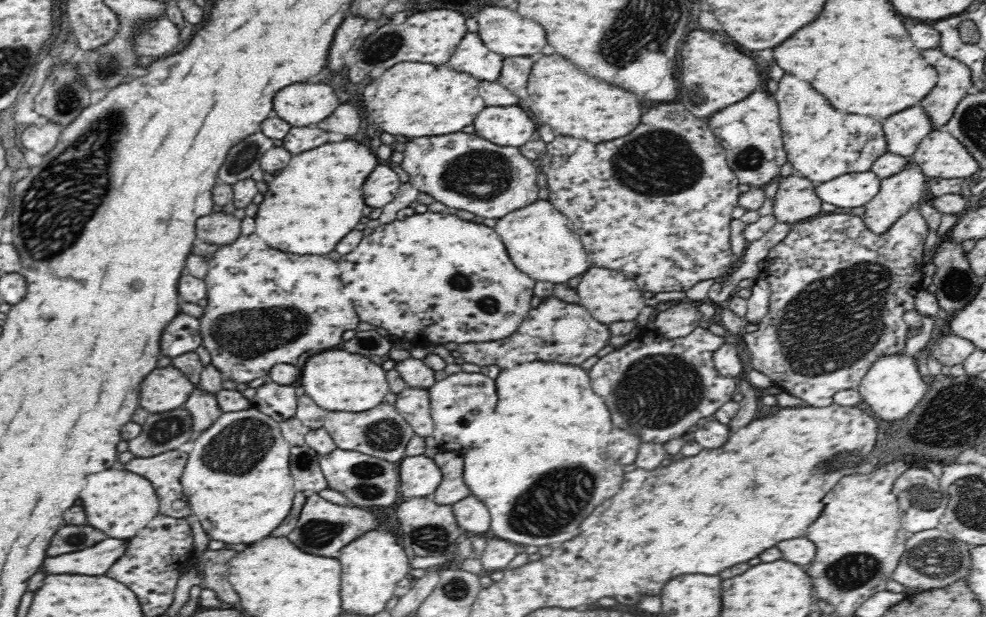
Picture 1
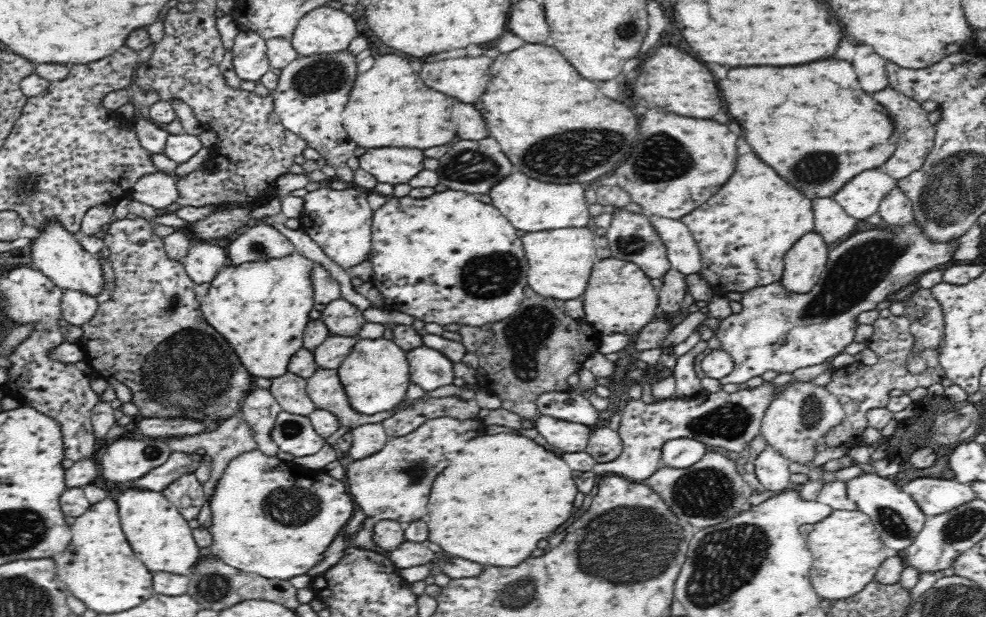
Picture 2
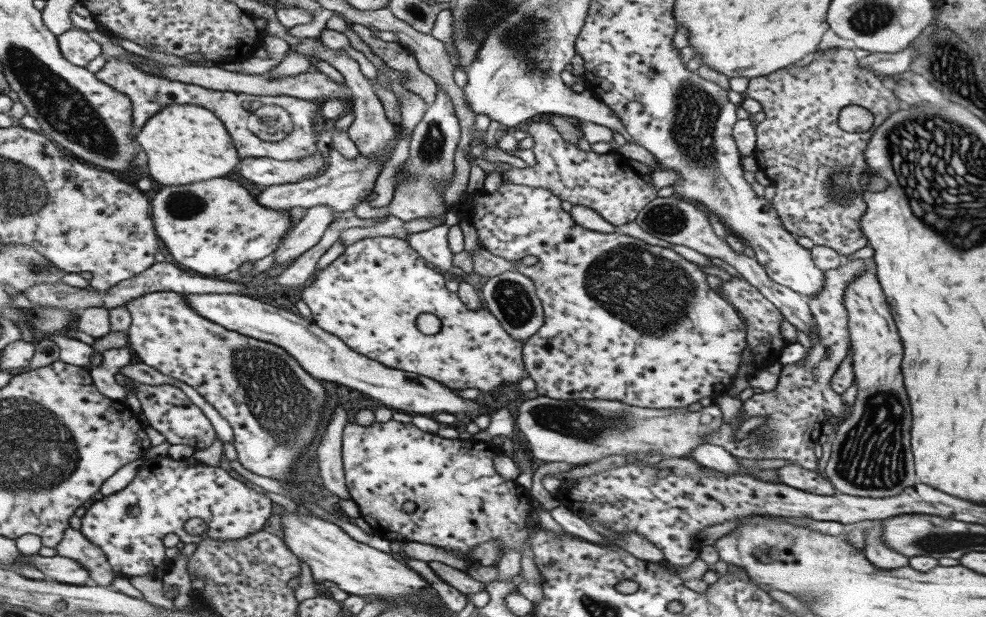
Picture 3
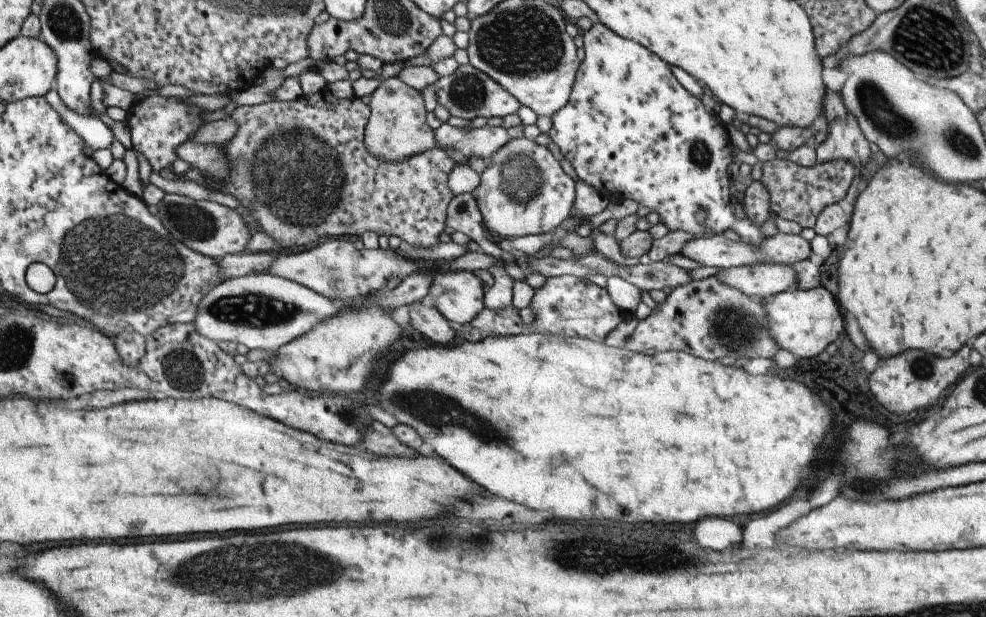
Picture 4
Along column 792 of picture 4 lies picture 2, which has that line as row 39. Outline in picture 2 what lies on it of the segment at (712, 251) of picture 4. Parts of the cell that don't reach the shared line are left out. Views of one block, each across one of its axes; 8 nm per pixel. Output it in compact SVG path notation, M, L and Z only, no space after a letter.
M240 31L234 40L233 65L240 80L259 81L271 70L267 41L254 31Z

